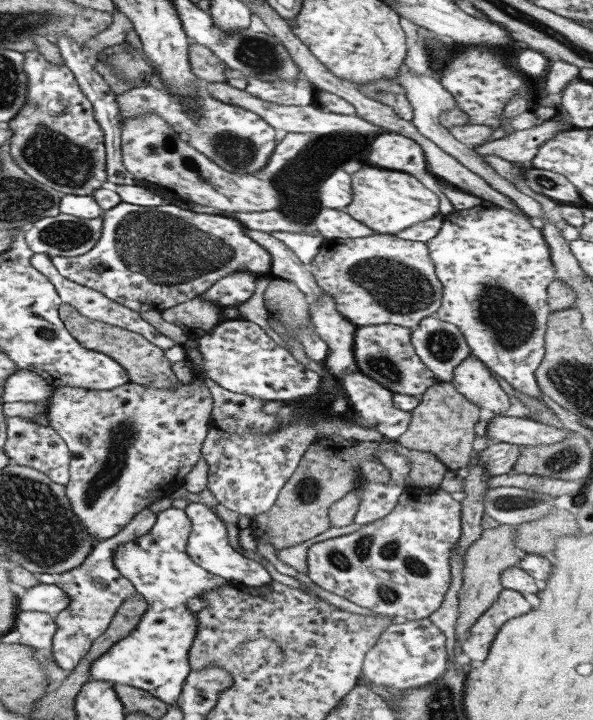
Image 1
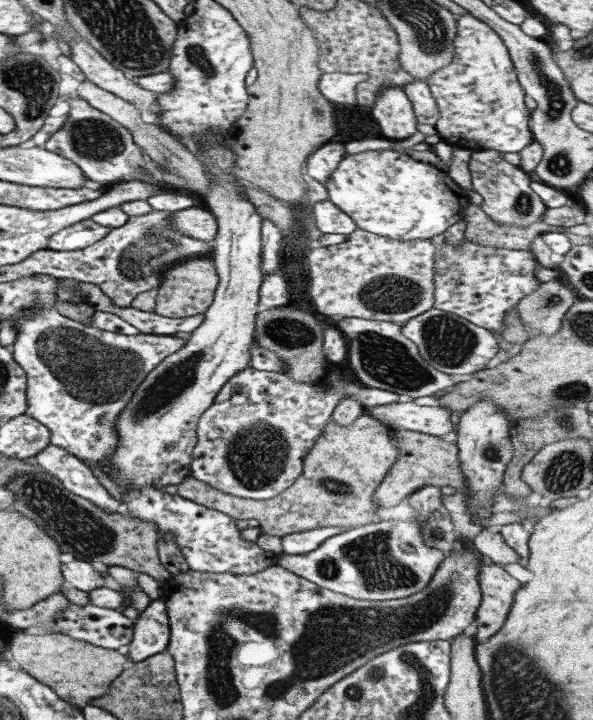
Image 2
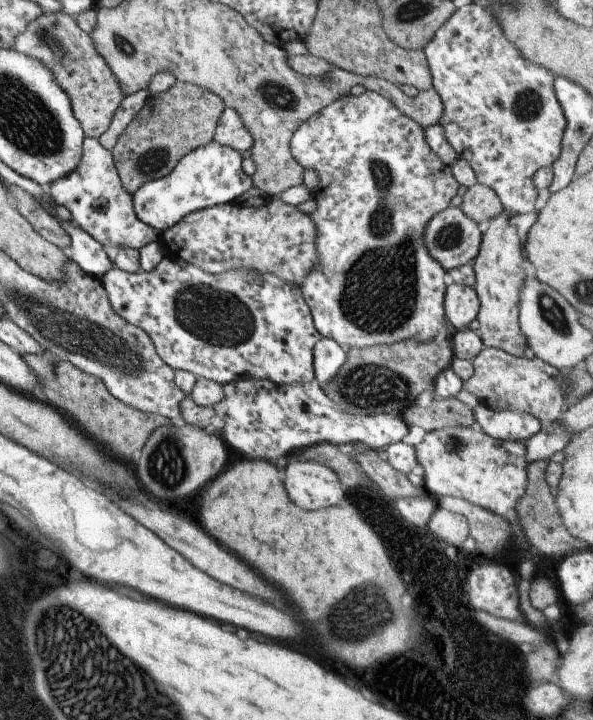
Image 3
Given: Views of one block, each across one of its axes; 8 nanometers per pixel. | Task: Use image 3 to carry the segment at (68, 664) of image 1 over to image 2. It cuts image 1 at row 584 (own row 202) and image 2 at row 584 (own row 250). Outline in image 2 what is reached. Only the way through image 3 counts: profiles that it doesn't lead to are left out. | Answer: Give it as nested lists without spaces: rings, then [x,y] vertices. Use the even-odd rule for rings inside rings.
[[[105,565],[102,568],[105,586],[121,592],[125,598],[118,610],[123,612],[125,608],[132,606],[141,615],[152,599],[139,587],[137,572],[116,565]]]

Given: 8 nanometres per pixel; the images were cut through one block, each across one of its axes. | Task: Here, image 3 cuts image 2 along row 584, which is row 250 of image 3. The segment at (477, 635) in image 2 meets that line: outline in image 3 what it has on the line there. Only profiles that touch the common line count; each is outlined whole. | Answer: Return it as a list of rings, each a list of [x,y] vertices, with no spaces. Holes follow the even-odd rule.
[[[503,208],[500,214],[489,220],[488,229],[481,238],[480,250],[473,267],[476,277],[473,289],[479,298],[477,319],[480,328],[476,331],[484,346],[496,347],[522,357],[527,347],[527,336],[519,323],[519,300],[527,277],[526,270],[522,268],[524,257],[516,225],[510,224],[510,219],[511,214]]]

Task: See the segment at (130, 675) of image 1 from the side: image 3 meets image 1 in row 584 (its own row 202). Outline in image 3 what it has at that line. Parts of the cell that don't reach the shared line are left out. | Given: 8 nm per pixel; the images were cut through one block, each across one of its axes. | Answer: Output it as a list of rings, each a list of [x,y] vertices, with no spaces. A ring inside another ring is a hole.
[[[212,142],[189,152],[170,174],[145,182],[132,195],[138,218],[160,231],[174,226],[190,212],[222,203],[236,202],[240,196],[254,189],[252,176],[242,169],[242,155],[233,148]]]

